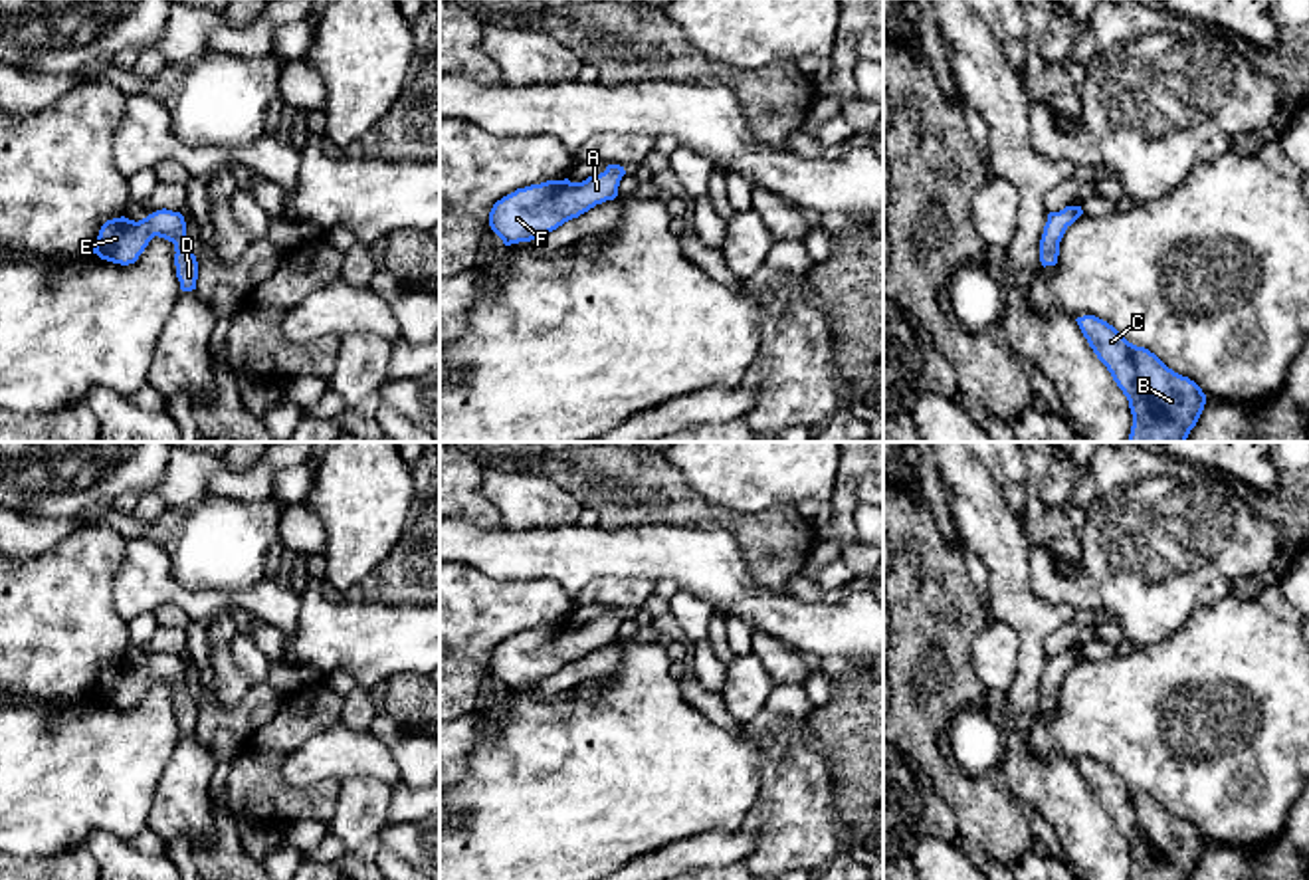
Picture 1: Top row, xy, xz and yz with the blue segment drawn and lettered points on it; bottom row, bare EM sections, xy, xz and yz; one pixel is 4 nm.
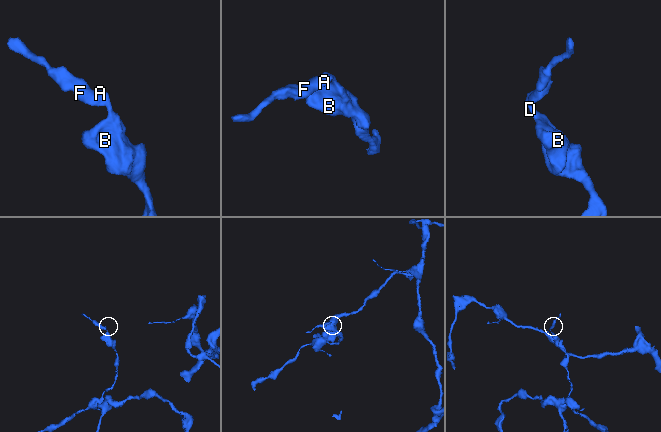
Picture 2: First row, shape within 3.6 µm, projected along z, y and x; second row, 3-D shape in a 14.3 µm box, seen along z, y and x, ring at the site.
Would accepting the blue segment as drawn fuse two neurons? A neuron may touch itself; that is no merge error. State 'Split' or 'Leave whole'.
Leave whole

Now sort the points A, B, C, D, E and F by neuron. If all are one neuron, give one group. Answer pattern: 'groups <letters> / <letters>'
groups A B C D E F

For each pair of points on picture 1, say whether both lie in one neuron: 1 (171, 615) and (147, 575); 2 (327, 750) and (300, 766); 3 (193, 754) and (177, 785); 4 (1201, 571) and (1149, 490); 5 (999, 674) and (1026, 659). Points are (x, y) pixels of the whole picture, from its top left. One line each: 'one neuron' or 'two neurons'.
1: two neurons
2: one neuron
3: one neuron
4: one neuron
5: two neurons

